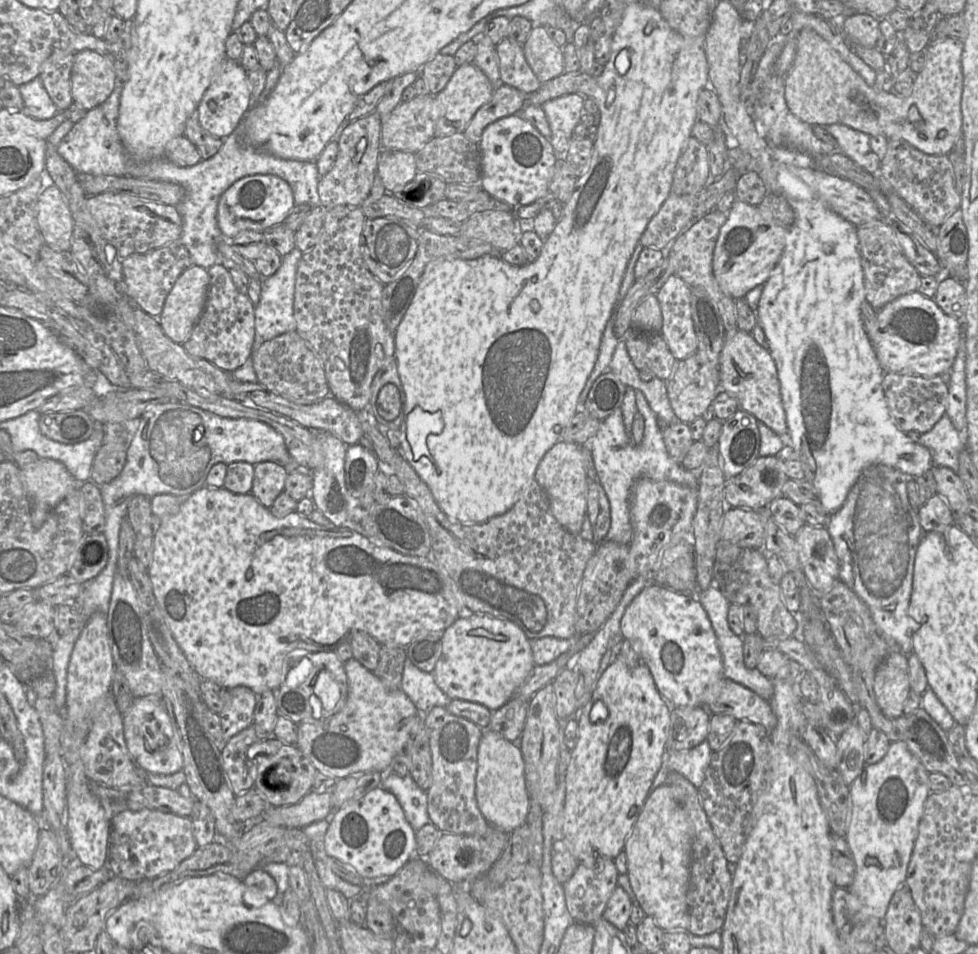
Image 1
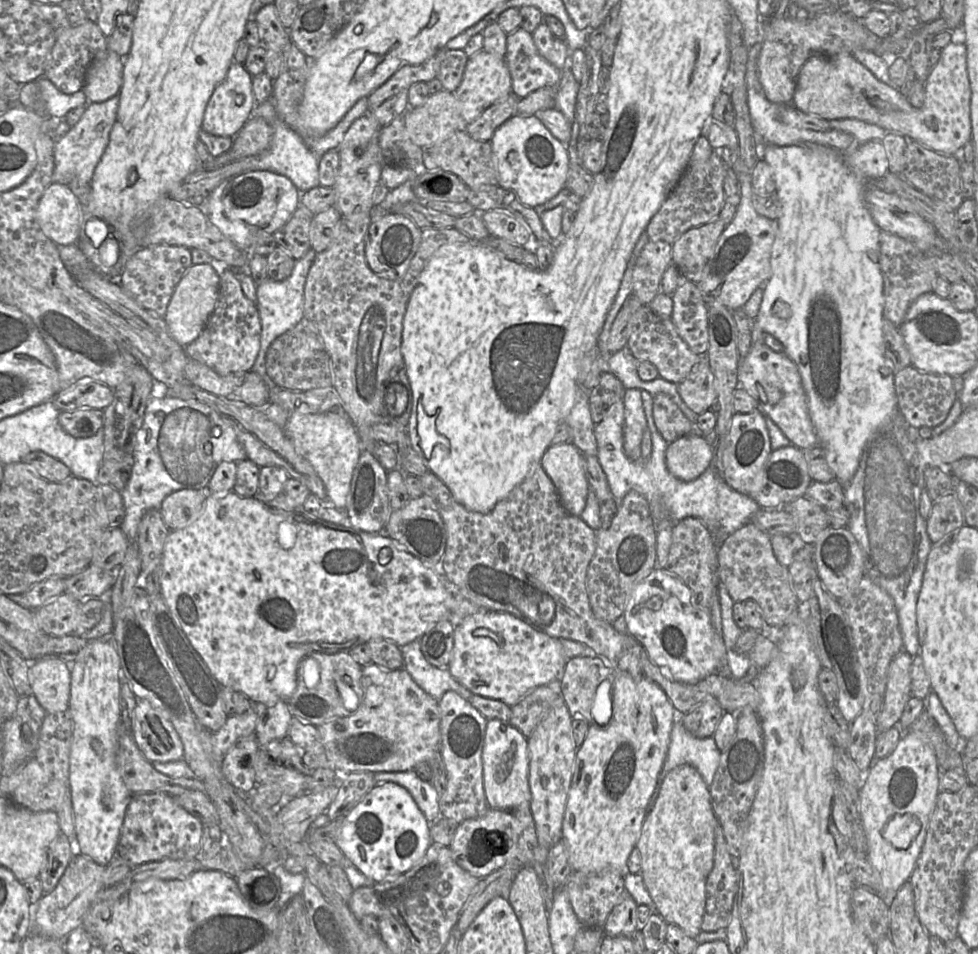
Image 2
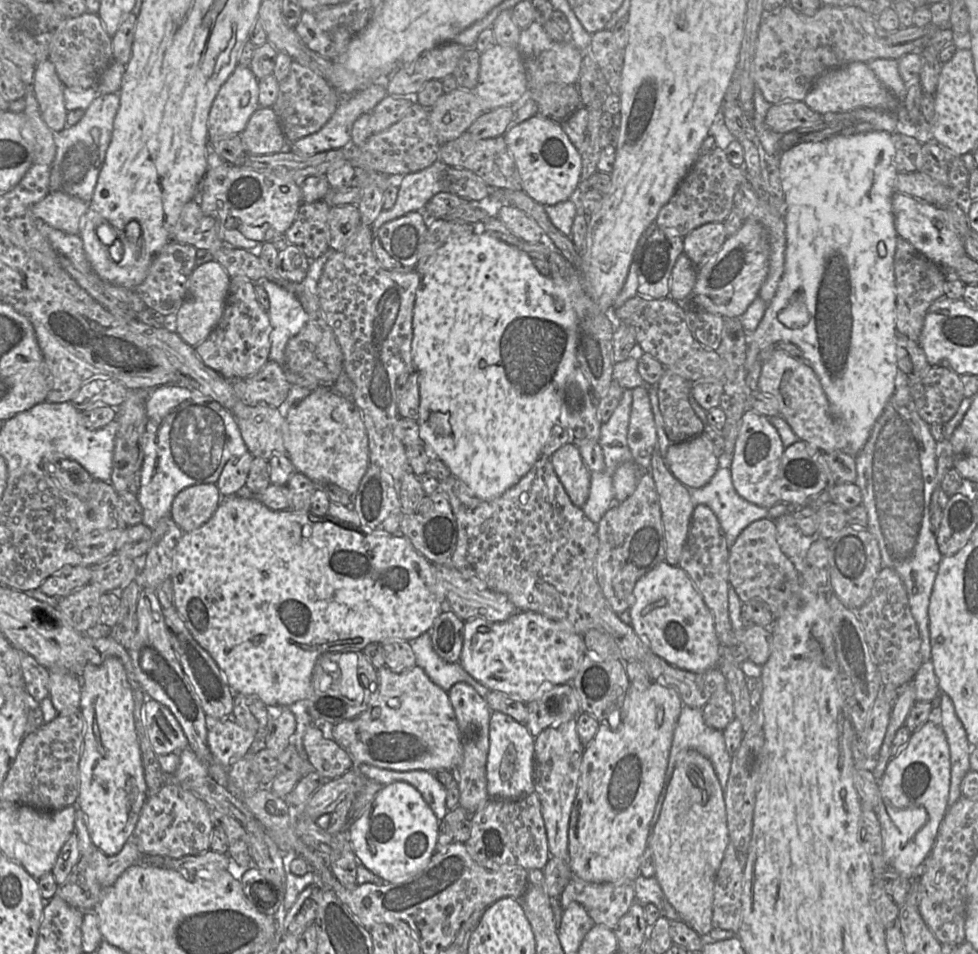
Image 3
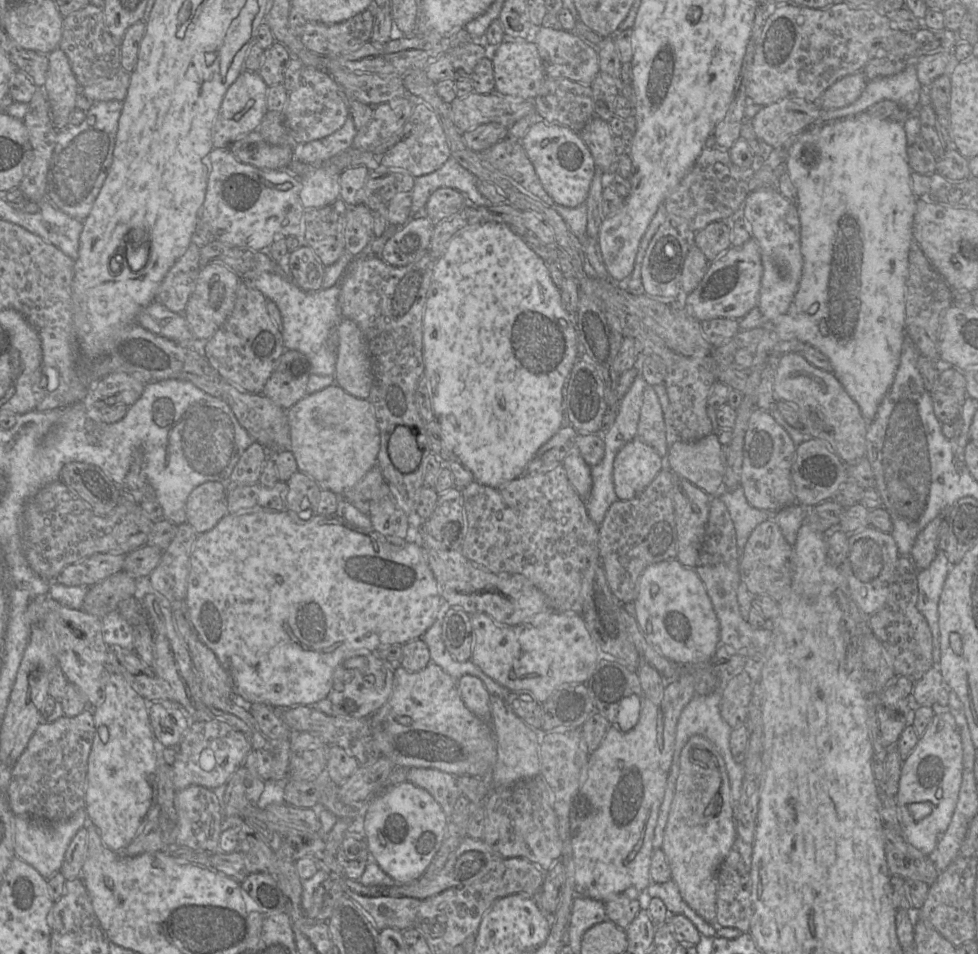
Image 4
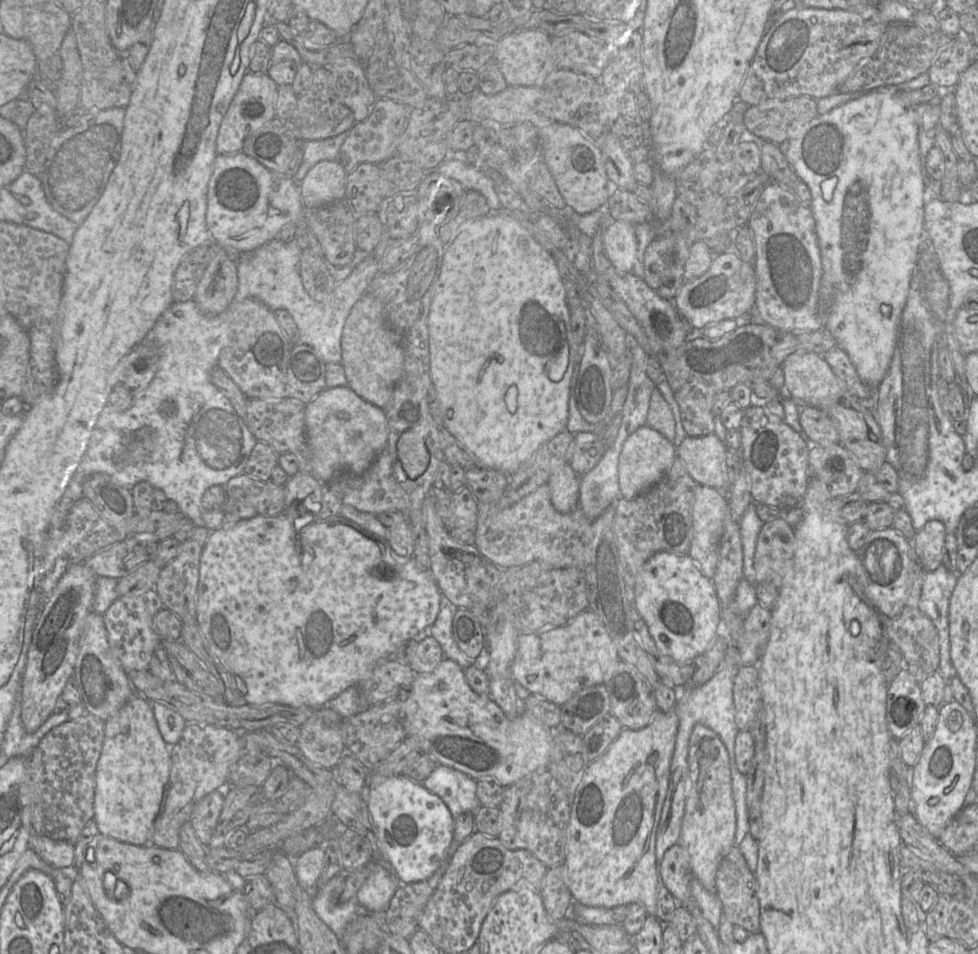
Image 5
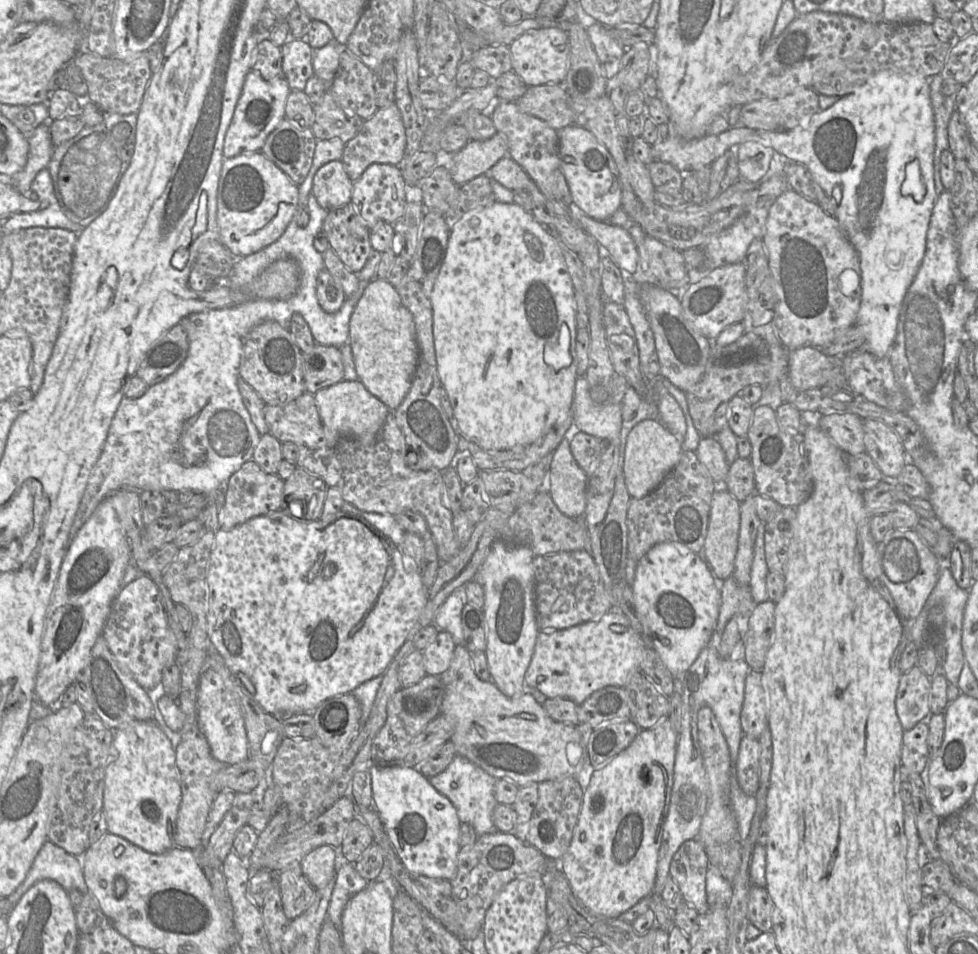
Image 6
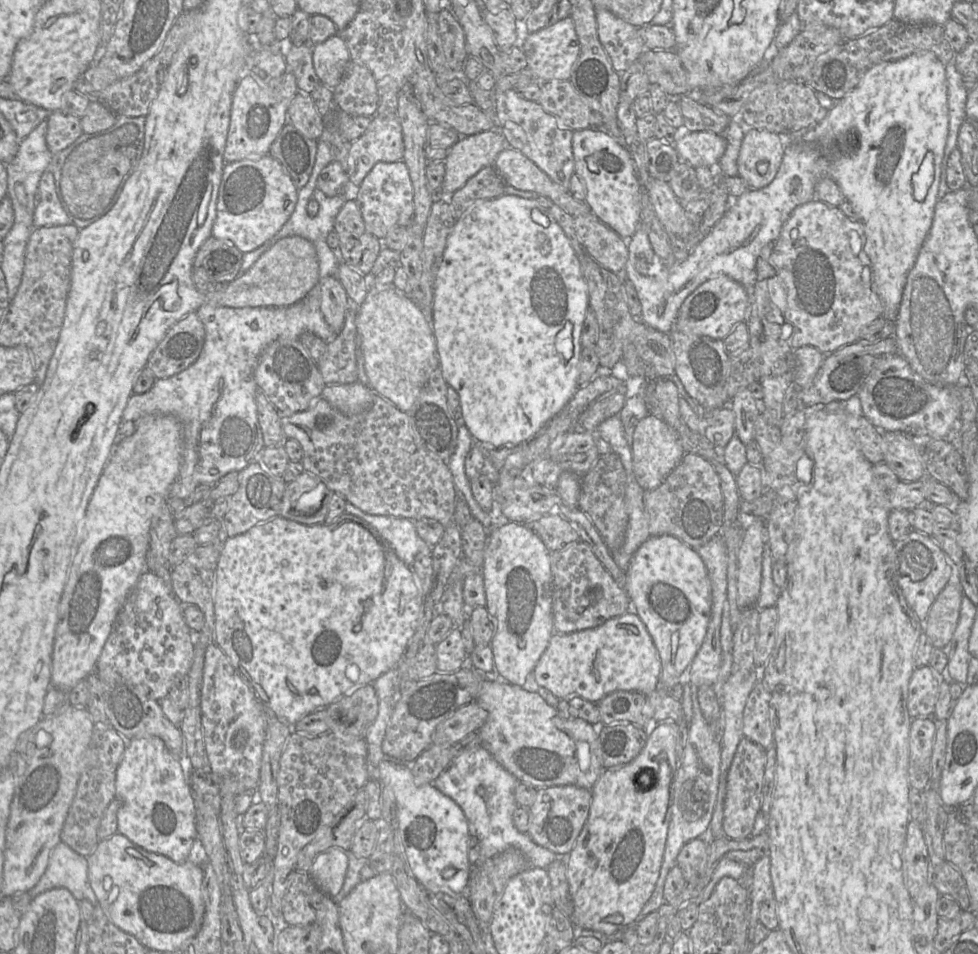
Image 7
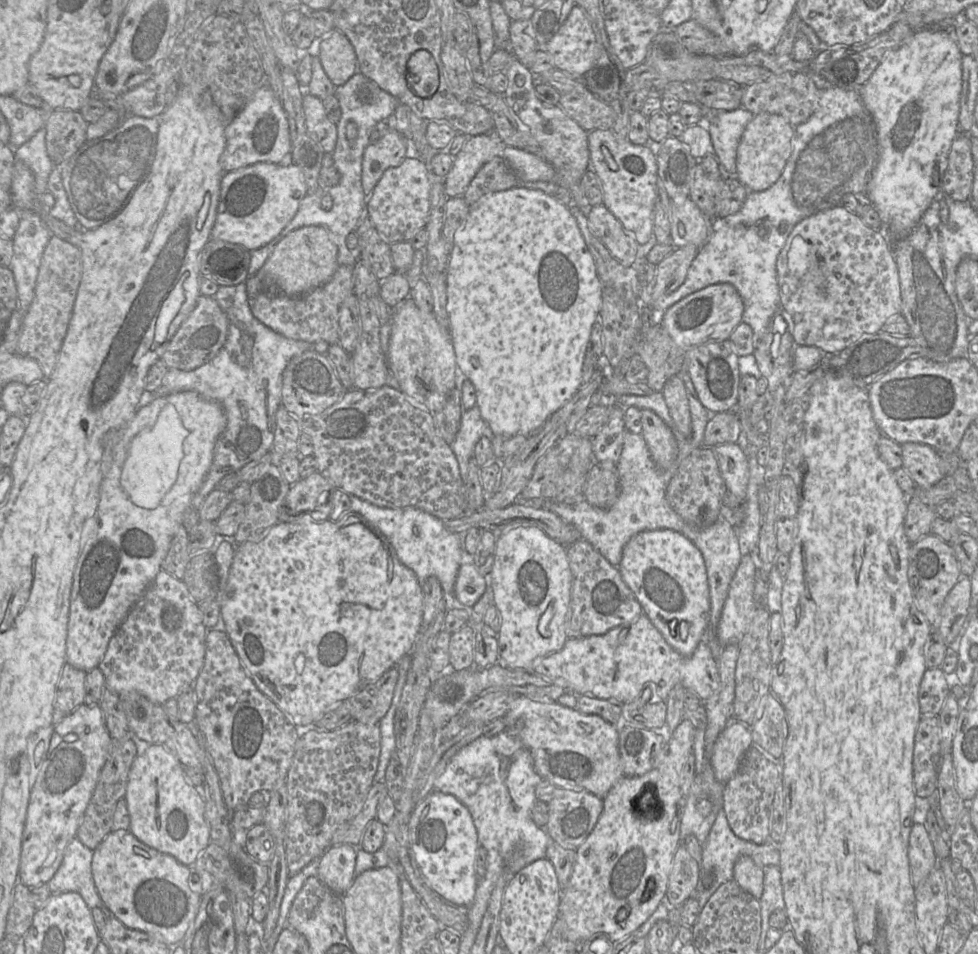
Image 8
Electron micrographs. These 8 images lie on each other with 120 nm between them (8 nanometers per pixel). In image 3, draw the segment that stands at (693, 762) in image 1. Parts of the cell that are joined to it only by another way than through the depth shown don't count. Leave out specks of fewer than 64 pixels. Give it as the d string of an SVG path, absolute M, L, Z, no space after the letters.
M683 706L679 715L677 725L674 730L673 741L670 749L669 760L668 760L668 765L665 772L662 790L658 797L654 814L650 822L650 836L655 824L658 821L661 808L667 793L668 785L672 778L672 774L677 761L678 754L685 749L694 749L699 753L701 753L703 756L705 756L707 759L709 759L715 769L715 772L717 774L717 777L723 789L727 784L730 768L731 768L731 756L726 750L723 732L720 730L711 728L705 724L701 709L692 708L689 706Z

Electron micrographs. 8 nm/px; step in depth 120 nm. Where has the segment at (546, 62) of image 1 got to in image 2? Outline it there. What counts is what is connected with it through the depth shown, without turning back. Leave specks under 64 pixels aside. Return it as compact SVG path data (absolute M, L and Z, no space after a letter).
M545 17L544 22L542 22L532 33L532 37L539 54L545 60L547 60L550 64L552 64L560 71L567 67L569 48L565 42L565 38L560 39L553 35L552 31L545 23Z

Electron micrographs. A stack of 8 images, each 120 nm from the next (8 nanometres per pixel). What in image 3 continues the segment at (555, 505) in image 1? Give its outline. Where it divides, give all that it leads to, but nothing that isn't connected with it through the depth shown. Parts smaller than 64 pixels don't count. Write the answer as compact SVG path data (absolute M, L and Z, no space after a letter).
M569 442L551 456L550 461L571 502L582 508L591 484L591 472L585 465L578 446Z

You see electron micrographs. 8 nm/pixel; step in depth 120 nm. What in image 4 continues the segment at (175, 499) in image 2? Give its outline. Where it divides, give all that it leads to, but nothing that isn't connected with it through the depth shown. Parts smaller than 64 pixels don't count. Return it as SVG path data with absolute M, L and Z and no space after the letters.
M206 481L191 491L186 517L198 534L212 529L228 513L226 494L226 483L222 481Z

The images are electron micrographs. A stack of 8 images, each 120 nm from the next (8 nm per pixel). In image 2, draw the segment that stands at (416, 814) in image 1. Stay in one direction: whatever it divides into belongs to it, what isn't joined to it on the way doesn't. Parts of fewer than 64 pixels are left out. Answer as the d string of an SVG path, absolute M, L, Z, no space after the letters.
M414 771L376 772L374 773L374 779L377 784L394 782L407 789L429 823L441 817L439 795L436 789L430 782L420 779Z

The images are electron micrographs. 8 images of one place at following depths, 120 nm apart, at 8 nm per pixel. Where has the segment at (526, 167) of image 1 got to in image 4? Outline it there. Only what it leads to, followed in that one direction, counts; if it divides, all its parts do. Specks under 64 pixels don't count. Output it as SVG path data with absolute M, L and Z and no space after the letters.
M540 120L528 129L520 143L544 190L556 204L574 208L586 202L596 165L590 150L577 132Z

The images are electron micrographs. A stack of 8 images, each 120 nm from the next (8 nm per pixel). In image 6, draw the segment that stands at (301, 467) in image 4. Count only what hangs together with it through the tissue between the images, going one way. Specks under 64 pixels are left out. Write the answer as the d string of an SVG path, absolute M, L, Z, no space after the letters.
M341 381L314 394L316 406L330 446L346 437L375 435L384 424L390 409L372 395L359 381Z

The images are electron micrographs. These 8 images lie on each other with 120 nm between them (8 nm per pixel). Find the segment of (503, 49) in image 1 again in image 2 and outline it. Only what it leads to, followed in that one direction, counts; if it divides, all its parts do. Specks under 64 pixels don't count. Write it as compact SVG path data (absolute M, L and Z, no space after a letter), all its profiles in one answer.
M521 28L507 36L504 60L510 72L512 92L519 98L524 98L531 92L545 86L556 87L562 77L562 71L539 54L532 34Z

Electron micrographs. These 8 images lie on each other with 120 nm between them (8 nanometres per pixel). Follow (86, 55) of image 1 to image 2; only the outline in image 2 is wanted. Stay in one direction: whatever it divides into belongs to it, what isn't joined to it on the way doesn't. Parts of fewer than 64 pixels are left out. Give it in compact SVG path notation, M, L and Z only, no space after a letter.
M107 51L90 65L83 91L88 103L103 102L118 96L123 81L123 58Z

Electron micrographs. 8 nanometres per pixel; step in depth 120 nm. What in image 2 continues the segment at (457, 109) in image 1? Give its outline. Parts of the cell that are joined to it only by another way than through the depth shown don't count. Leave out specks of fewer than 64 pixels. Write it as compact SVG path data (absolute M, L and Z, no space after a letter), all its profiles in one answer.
M483 50L469 57L462 81L452 93L461 104L462 118L470 124L484 110L511 92L511 76L504 57L498 57Z

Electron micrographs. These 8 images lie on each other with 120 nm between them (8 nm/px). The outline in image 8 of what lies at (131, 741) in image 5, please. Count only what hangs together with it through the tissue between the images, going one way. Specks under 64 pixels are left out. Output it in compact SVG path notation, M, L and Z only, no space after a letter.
M149 743L150 746L148 749L142 754L137 755L134 759L132 766L129 771L128 776L128 783L127 783L127 789L124 799L127 802L127 808L130 815L130 827L129 831L142 843L145 845L158 850L161 853L168 854L172 857L174 857L179 863L181 863L184 866L192 867L198 856L207 848L207 846L211 843L210 842L210 827L208 822L205 819L205 801L204 799L199 795L196 788L193 786L193 784L188 781L187 777L184 774L183 766L179 762L176 756L174 756L169 750L167 750L163 745L159 744L153 744Z

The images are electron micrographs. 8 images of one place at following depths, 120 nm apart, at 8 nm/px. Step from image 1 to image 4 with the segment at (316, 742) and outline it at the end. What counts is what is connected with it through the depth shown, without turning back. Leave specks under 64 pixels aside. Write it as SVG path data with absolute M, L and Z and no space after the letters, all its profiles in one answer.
M432 661L424 669L417 672L410 672L402 667L396 668L394 670L393 688L390 698L383 706L367 716L370 717L373 740L377 749L380 751L382 756L388 757L396 766L435 768L450 773L453 776L469 775L481 777L482 779L490 782L490 774L497 757L497 742L493 727L491 723L485 722L475 716L465 706L458 690L458 680L452 678L449 674L443 671L441 667Z

